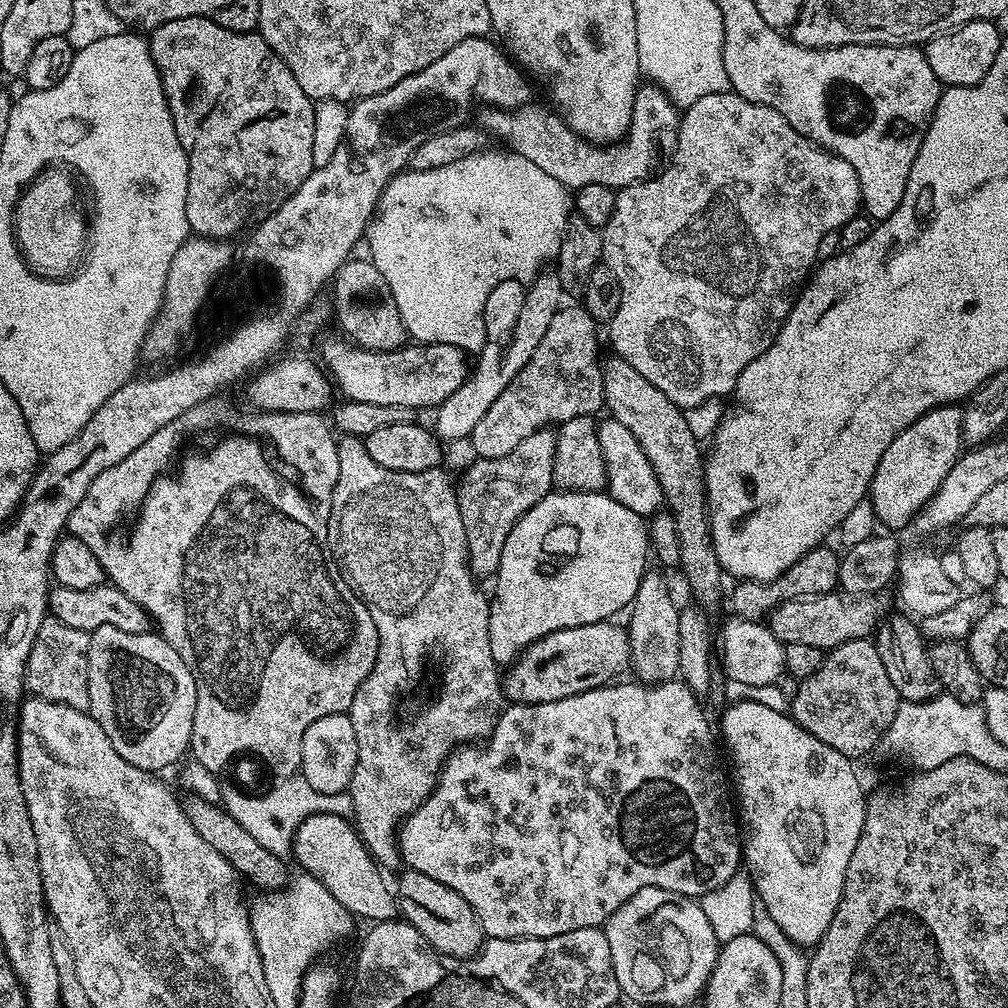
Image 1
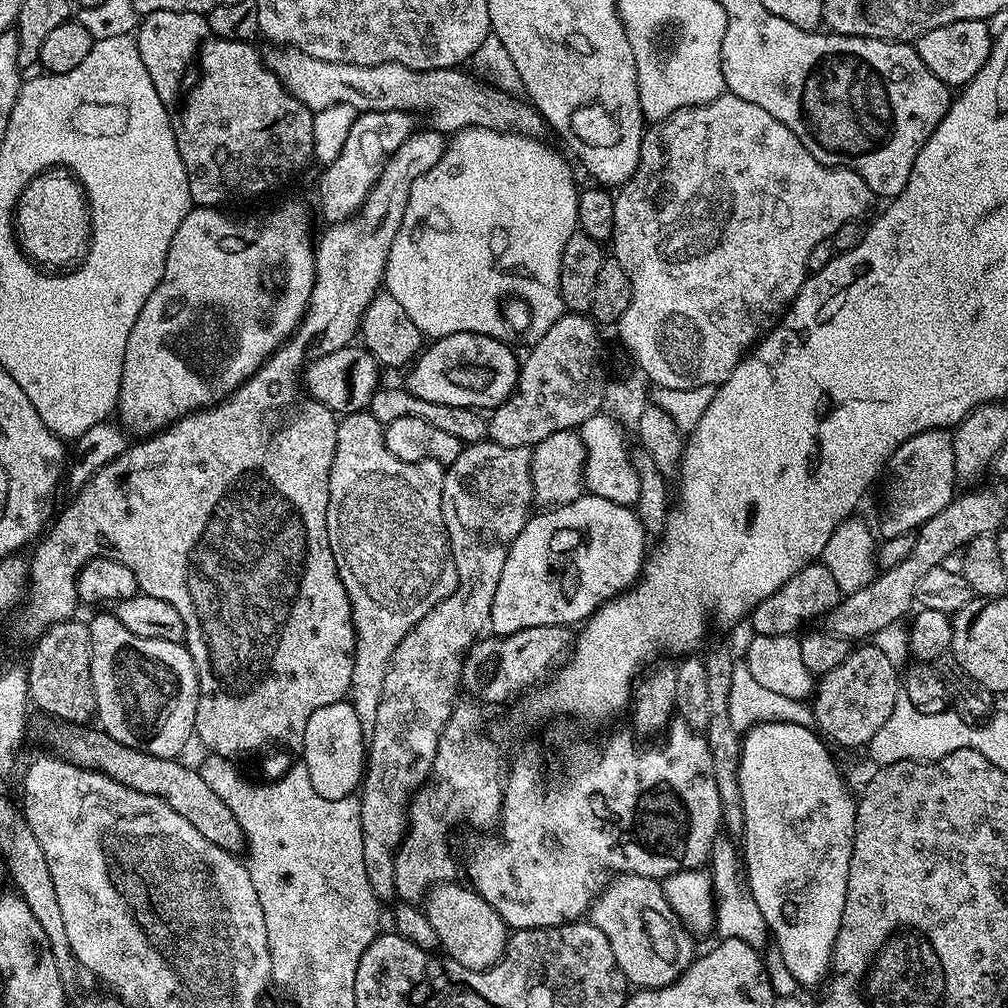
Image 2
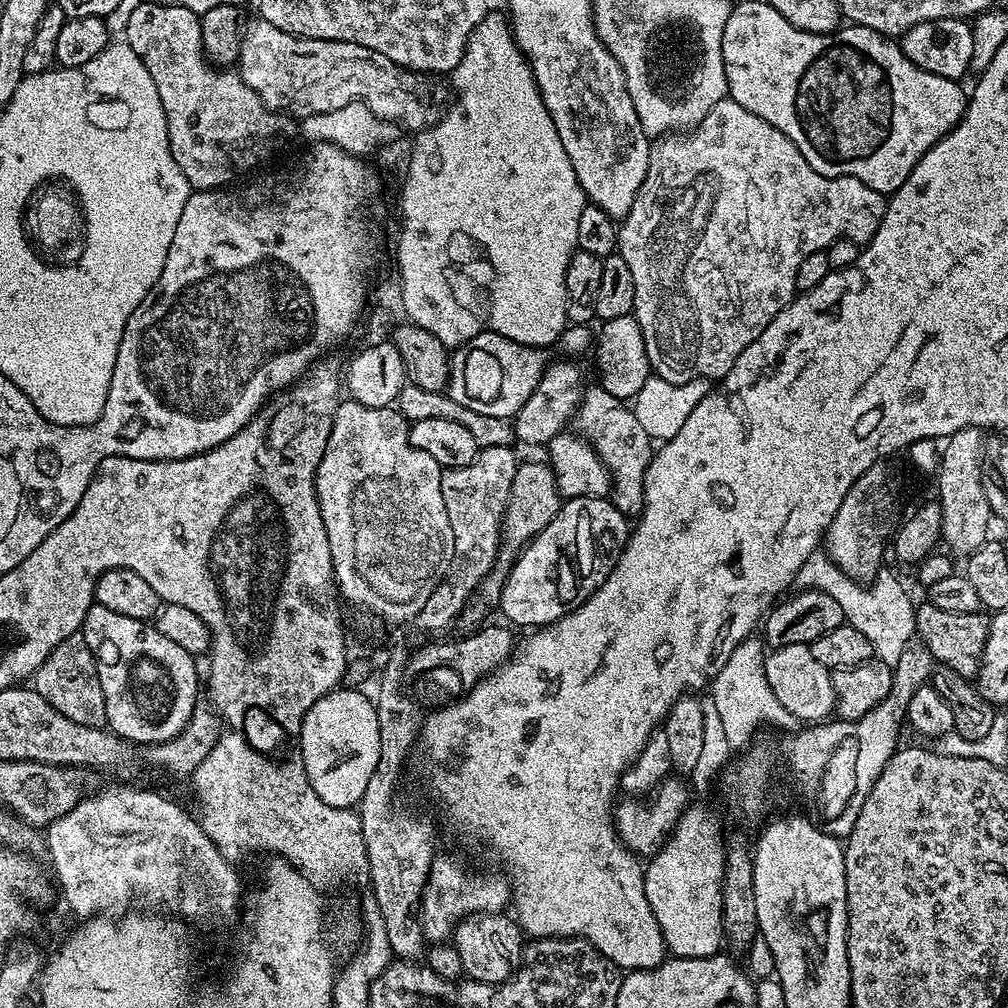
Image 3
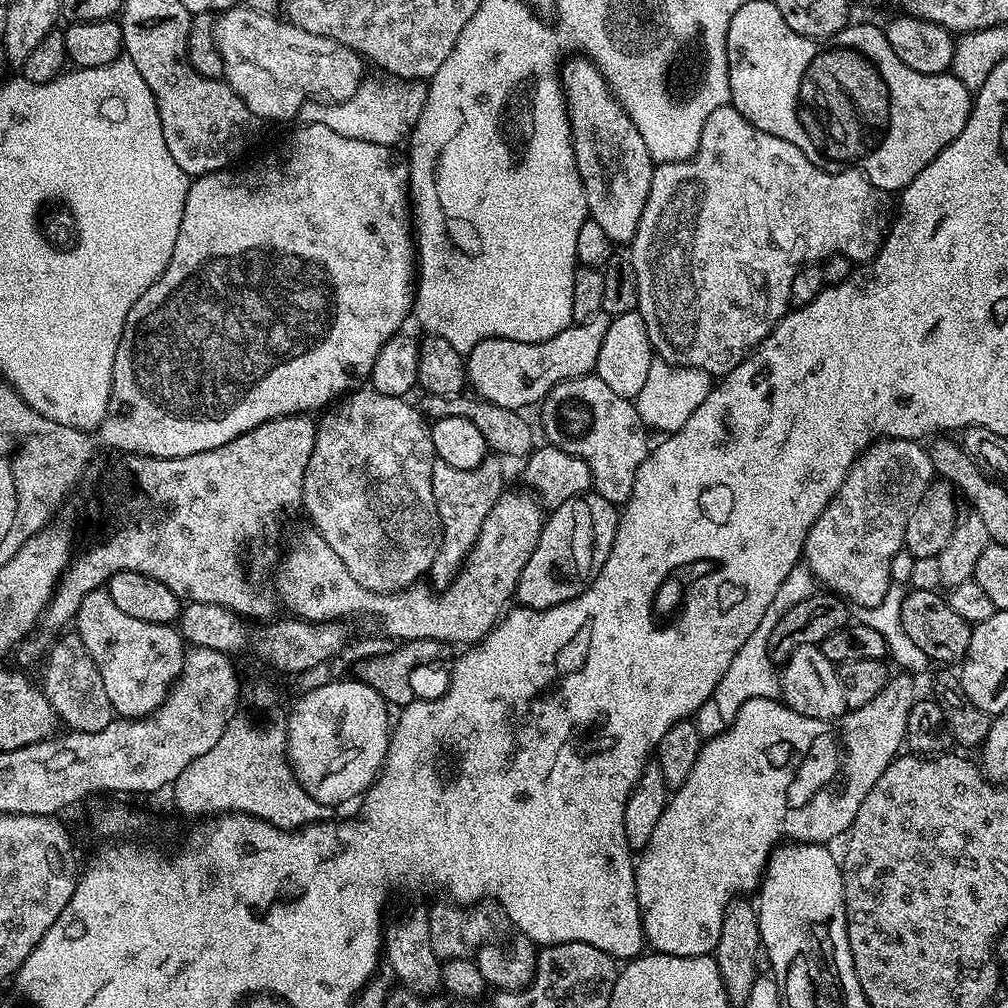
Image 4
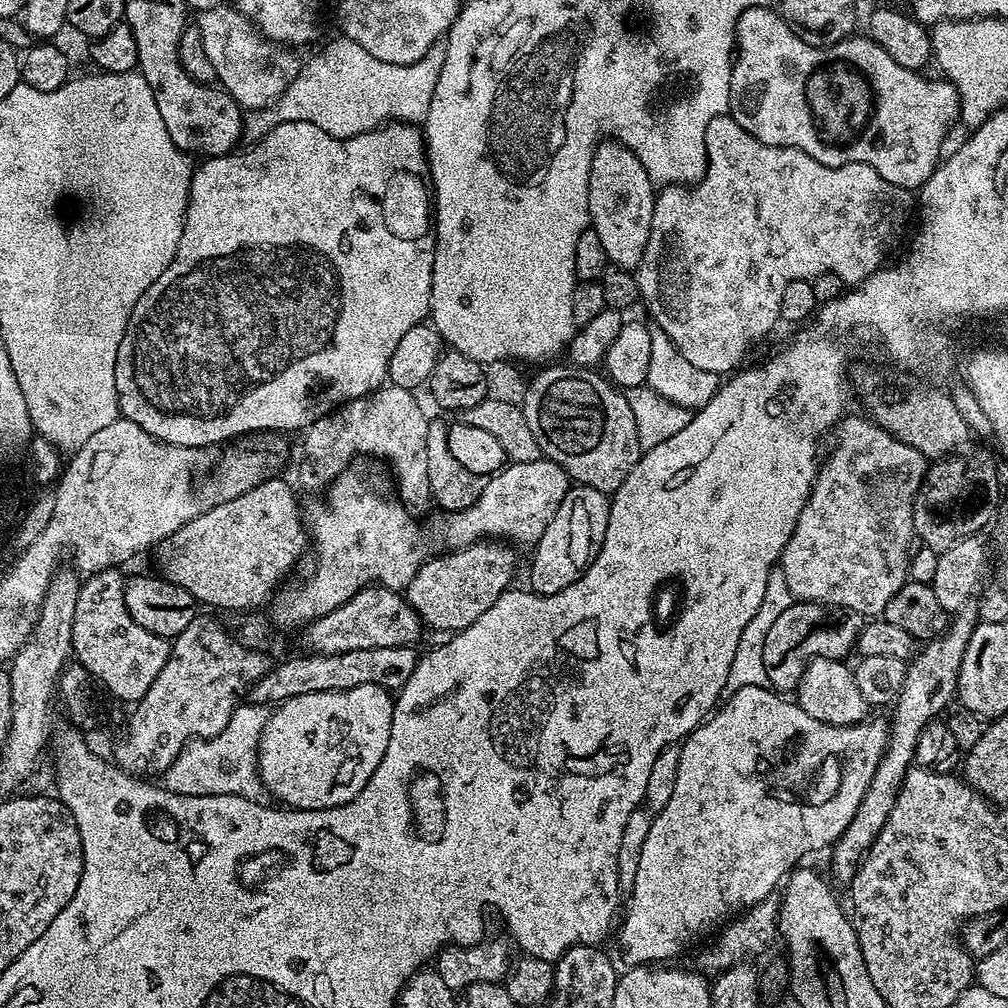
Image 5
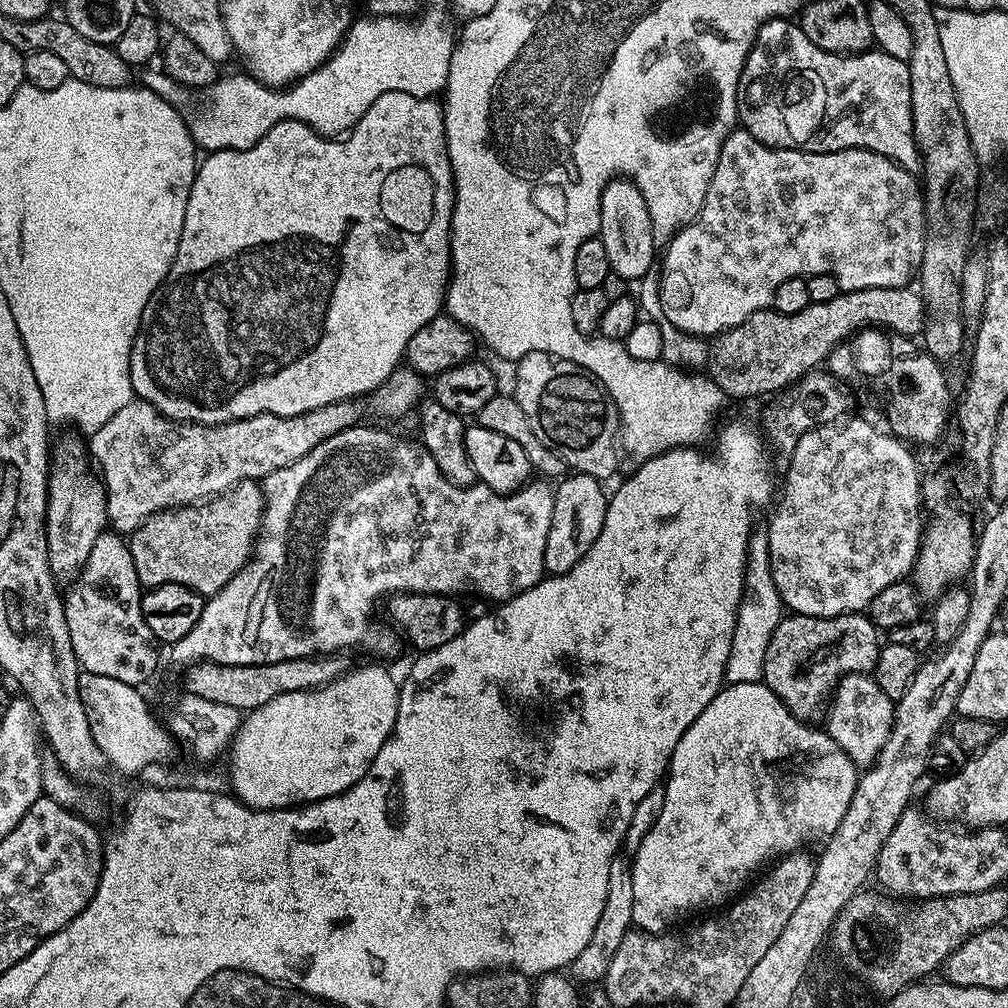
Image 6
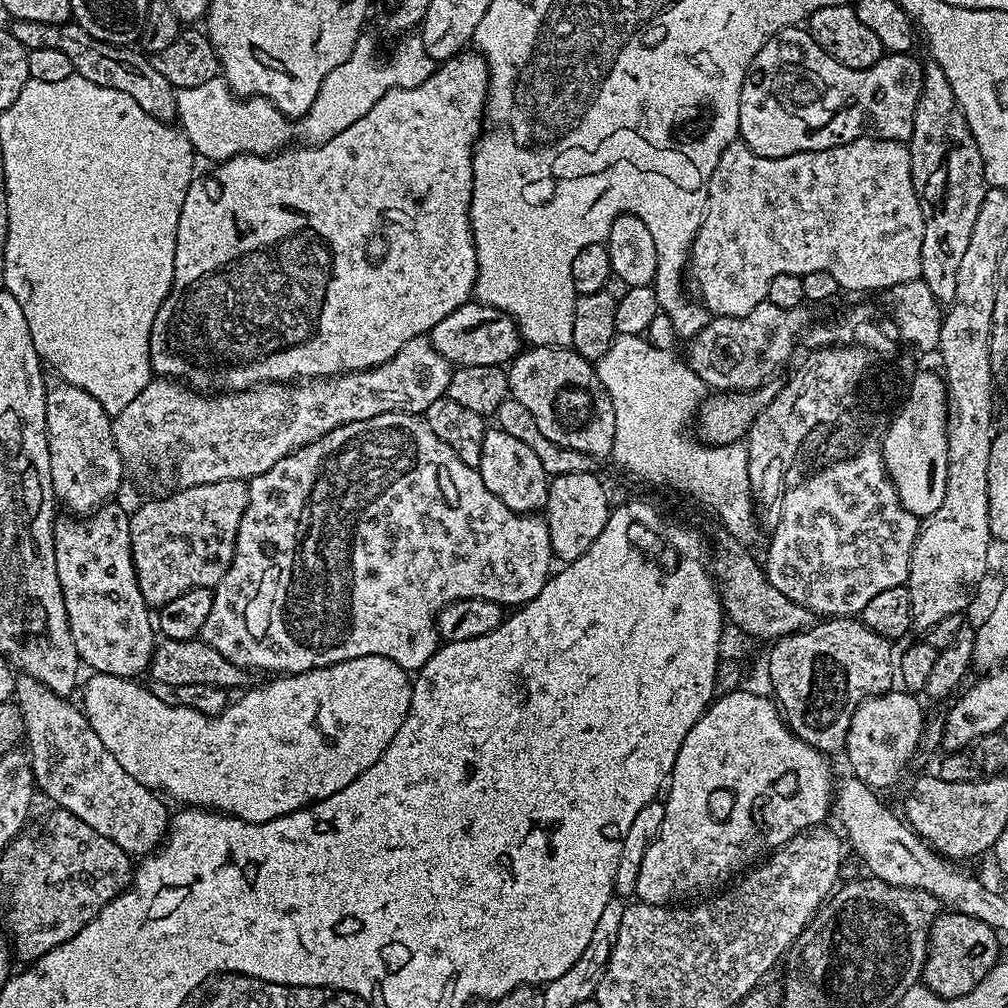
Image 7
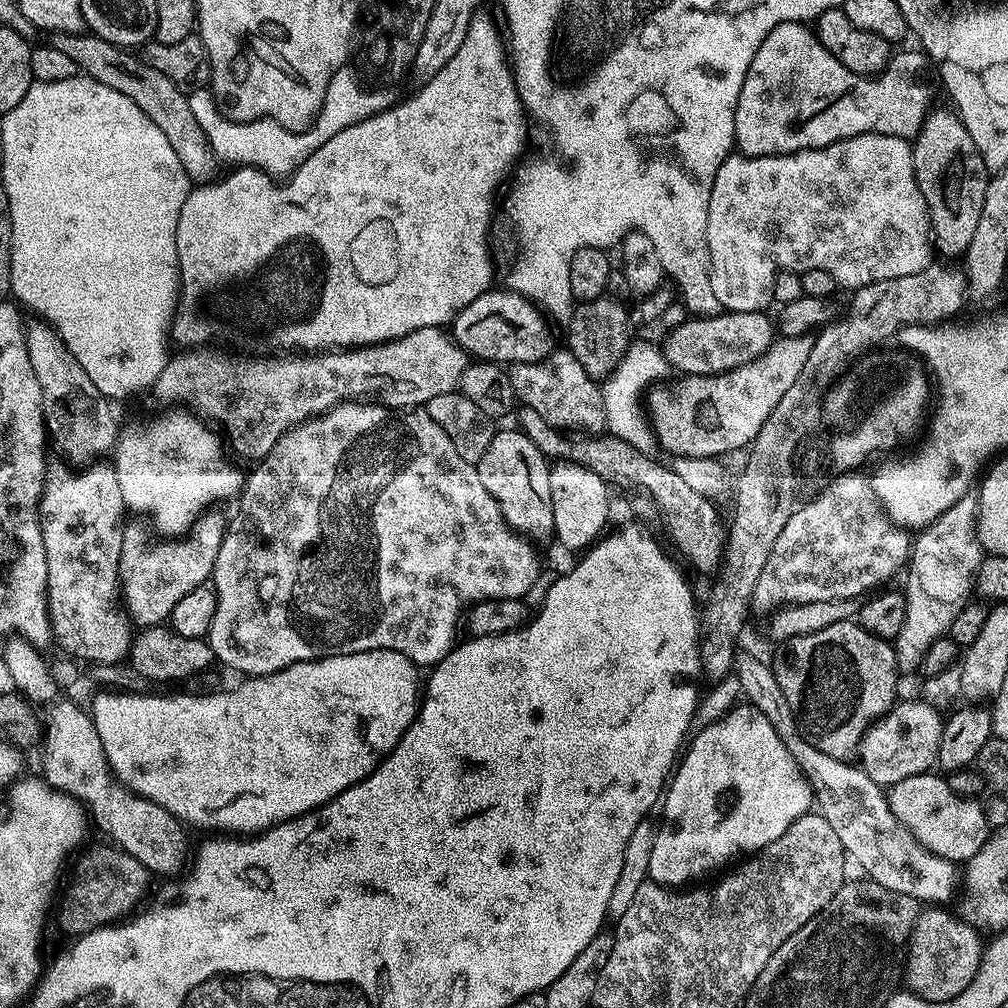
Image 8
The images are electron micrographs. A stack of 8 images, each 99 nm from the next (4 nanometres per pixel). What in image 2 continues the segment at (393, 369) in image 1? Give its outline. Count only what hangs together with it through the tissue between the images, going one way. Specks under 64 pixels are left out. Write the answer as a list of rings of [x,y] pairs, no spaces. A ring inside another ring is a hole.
[[[459,332],[437,337],[429,343],[409,365],[404,387],[426,402],[495,410],[516,388],[519,365],[519,357],[516,358],[511,348],[500,341],[499,337]]]

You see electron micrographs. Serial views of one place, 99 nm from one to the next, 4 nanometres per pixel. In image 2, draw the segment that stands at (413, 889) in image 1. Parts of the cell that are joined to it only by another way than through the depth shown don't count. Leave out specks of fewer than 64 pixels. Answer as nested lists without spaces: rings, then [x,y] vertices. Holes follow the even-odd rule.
[[[460,882],[435,885],[428,889],[422,901],[422,911],[430,926],[434,926],[434,934],[438,934],[443,955],[466,966],[466,970],[484,972],[504,956],[510,929],[490,902],[471,887],[463,888]]]

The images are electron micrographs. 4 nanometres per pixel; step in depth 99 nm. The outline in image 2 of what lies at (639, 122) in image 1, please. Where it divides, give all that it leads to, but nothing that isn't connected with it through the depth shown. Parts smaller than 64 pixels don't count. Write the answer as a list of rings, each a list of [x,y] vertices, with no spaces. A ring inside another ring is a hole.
[[[272,46],[269,52],[263,53],[265,66],[277,76],[291,96],[305,104],[312,113],[321,112],[335,104],[349,104],[353,110],[360,112],[381,112],[382,110],[402,110],[428,116],[427,123],[433,129],[445,134],[455,134],[463,128],[489,128],[495,132],[515,132],[517,136],[543,137],[546,132],[544,116],[527,99],[516,94],[501,91],[500,88],[475,80],[468,72],[460,72],[459,67],[439,68],[438,70],[410,70],[401,64],[375,64],[374,66],[358,66],[346,62],[322,62],[318,58],[310,58],[310,54],[299,52],[291,46]]]

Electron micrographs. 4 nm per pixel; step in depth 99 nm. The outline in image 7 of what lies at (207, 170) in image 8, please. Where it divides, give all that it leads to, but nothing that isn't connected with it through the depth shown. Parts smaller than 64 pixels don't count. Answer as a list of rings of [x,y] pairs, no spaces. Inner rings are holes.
[[[29,20],[11,21],[9,32],[21,42],[24,48],[59,50],[69,59],[73,73],[88,82],[107,89],[116,89],[119,93],[126,93],[141,106],[151,117],[158,118],[164,123],[173,121],[176,116],[175,89],[158,70],[154,69],[151,59],[139,49],[125,45],[107,43],[96,39],[75,21],[67,20],[63,23],[40,23]]]

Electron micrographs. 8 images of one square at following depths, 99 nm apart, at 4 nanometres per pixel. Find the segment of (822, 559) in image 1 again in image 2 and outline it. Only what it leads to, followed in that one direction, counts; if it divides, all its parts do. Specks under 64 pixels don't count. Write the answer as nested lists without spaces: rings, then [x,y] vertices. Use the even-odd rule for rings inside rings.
[[[822,562],[807,564],[790,582],[786,582],[770,598],[760,600],[758,606],[752,609],[752,632],[758,636],[791,636],[799,633],[811,620],[827,617],[828,612],[838,606],[842,593],[838,582],[834,582],[834,574]]]

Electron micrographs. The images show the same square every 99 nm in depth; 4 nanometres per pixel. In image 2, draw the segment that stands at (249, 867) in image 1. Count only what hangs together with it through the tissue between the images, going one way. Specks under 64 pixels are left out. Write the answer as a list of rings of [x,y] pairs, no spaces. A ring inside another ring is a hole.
[[[60,726],[52,744],[56,747],[53,748],[55,755],[69,760],[79,768],[101,772],[114,778],[114,782],[122,782],[122,786],[130,786],[130,790],[162,798],[166,806],[170,806],[170,810],[177,814],[182,814],[182,818],[186,818],[186,822],[190,822],[190,826],[194,826],[194,830],[198,830],[198,834],[202,834],[206,842],[214,842],[214,846],[233,854],[239,853],[245,847],[244,832],[238,820],[230,814],[226,802],[222,802],[222,798],[214,794],[200,771],[183,764],[183,759],[158,758],[154,754],[134,750],[110,738],[96,726]]]

